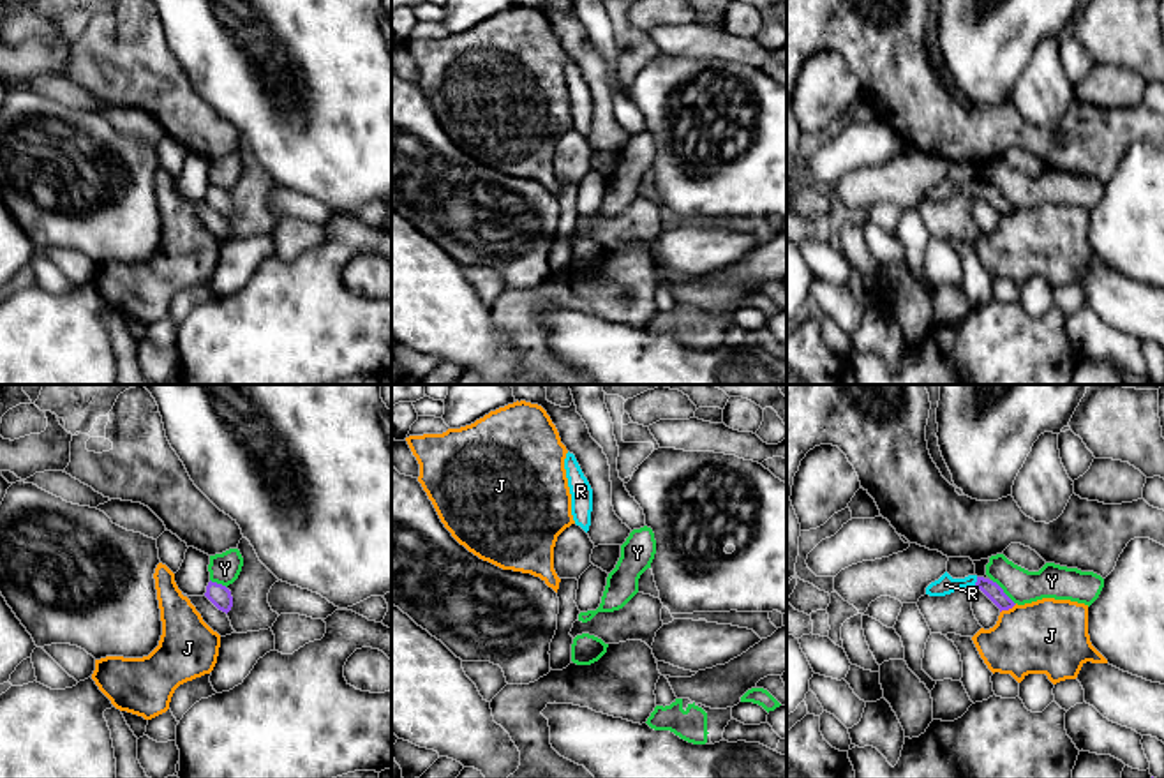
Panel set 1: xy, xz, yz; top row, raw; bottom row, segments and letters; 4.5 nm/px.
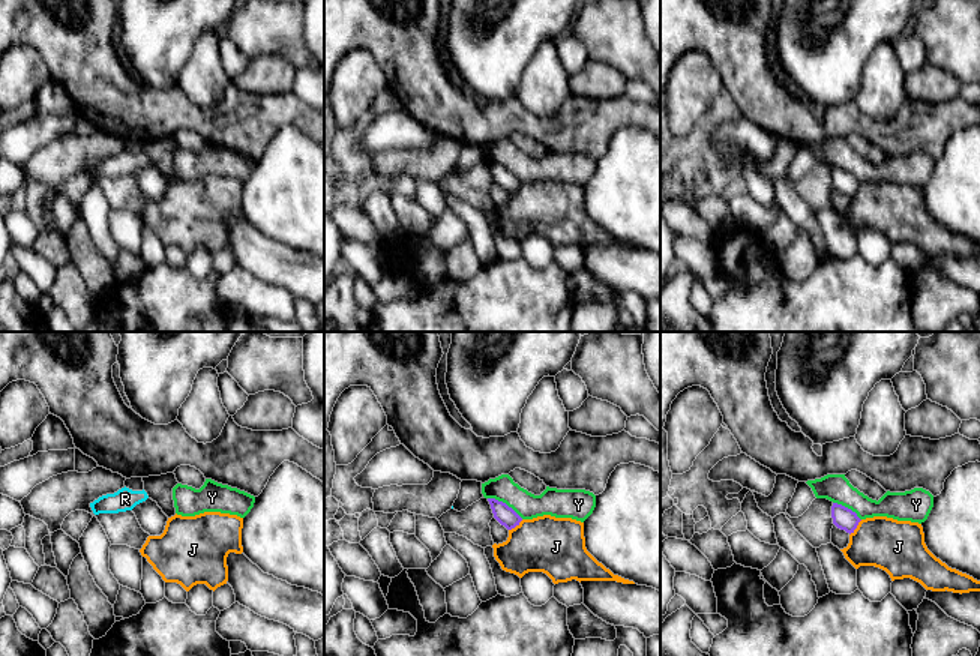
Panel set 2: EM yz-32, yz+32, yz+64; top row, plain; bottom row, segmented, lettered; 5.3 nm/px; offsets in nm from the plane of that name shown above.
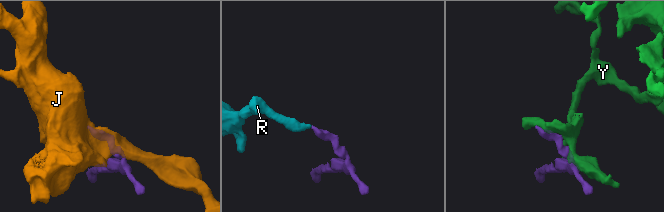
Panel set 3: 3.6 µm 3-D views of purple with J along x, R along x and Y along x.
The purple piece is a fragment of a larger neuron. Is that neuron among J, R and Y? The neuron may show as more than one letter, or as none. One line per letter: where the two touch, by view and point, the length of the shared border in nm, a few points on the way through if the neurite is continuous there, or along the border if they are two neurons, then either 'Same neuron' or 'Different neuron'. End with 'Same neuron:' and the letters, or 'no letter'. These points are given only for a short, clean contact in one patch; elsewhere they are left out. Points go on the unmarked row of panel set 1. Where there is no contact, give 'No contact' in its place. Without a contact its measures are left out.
J: Touches purple at yz (1007, 214). Shared border 90 nm. Boundary: yz (1016, 209), (1000, 217). Different neuron
R: Touches purple at yz (977, 186). Shared border 40 nm. Path across: yz (992, 194), (977, 186), (946, 189). Same neuron
Y: Touches purple at yz (1002, 196). Shared border 160 nm. Different neuron
Same neuron: R

